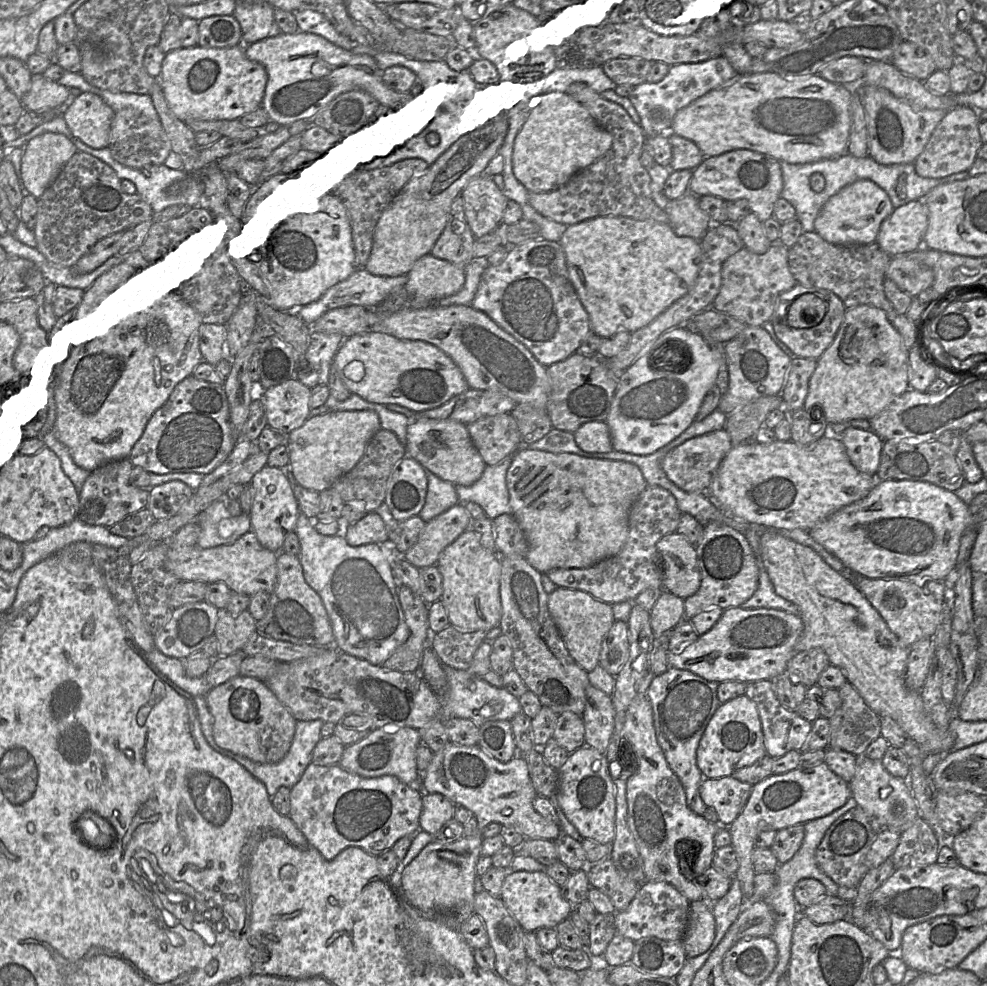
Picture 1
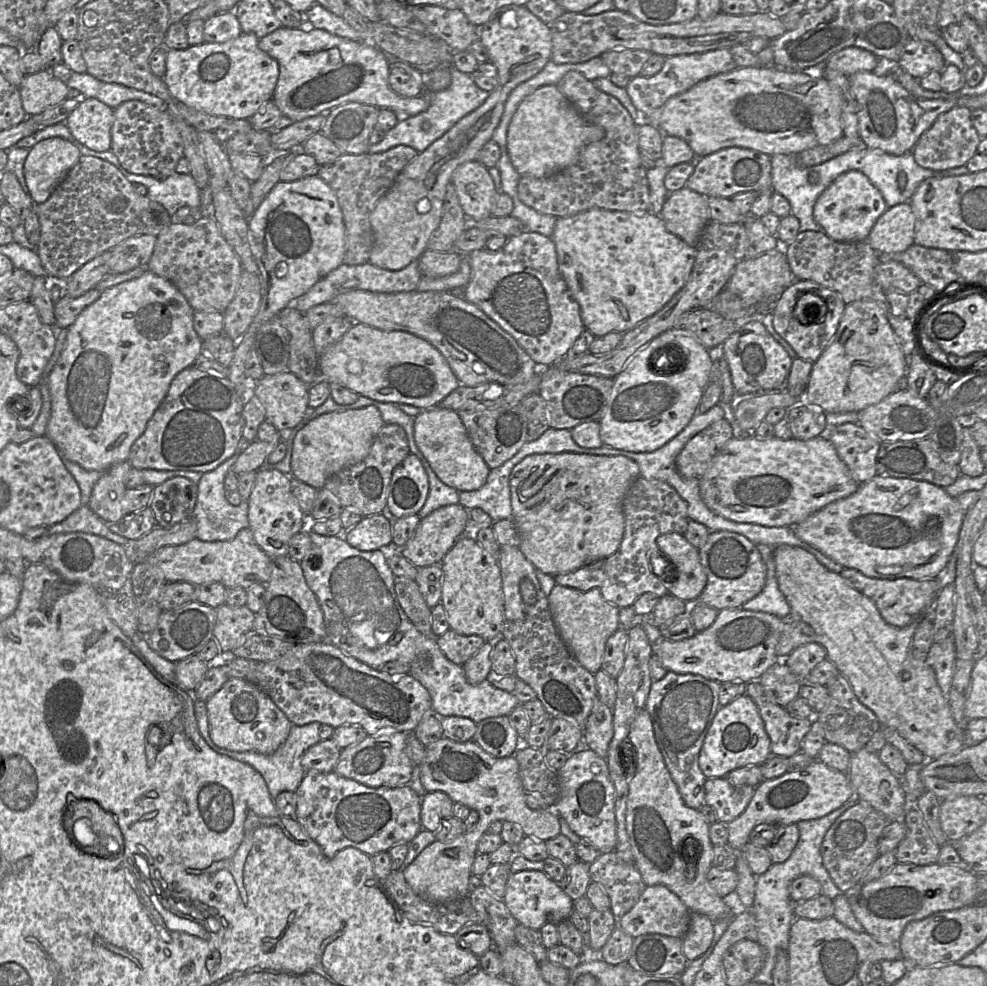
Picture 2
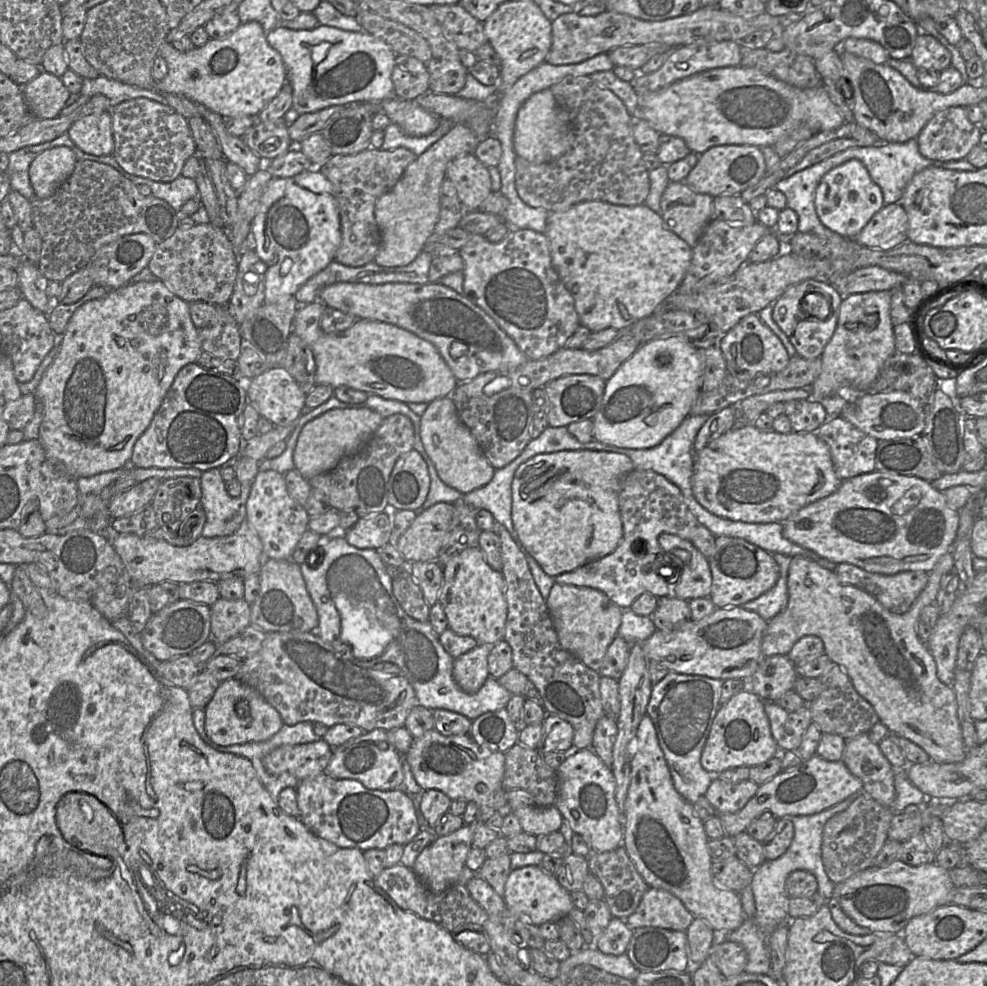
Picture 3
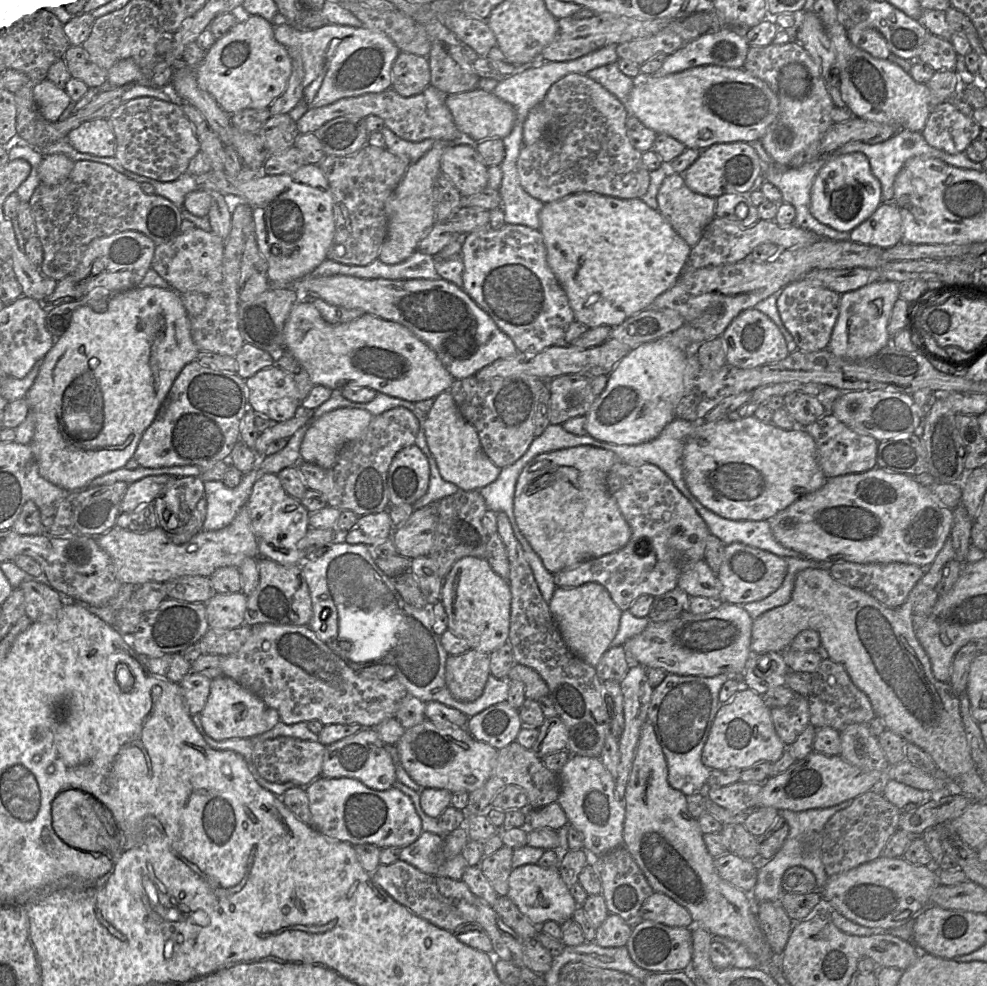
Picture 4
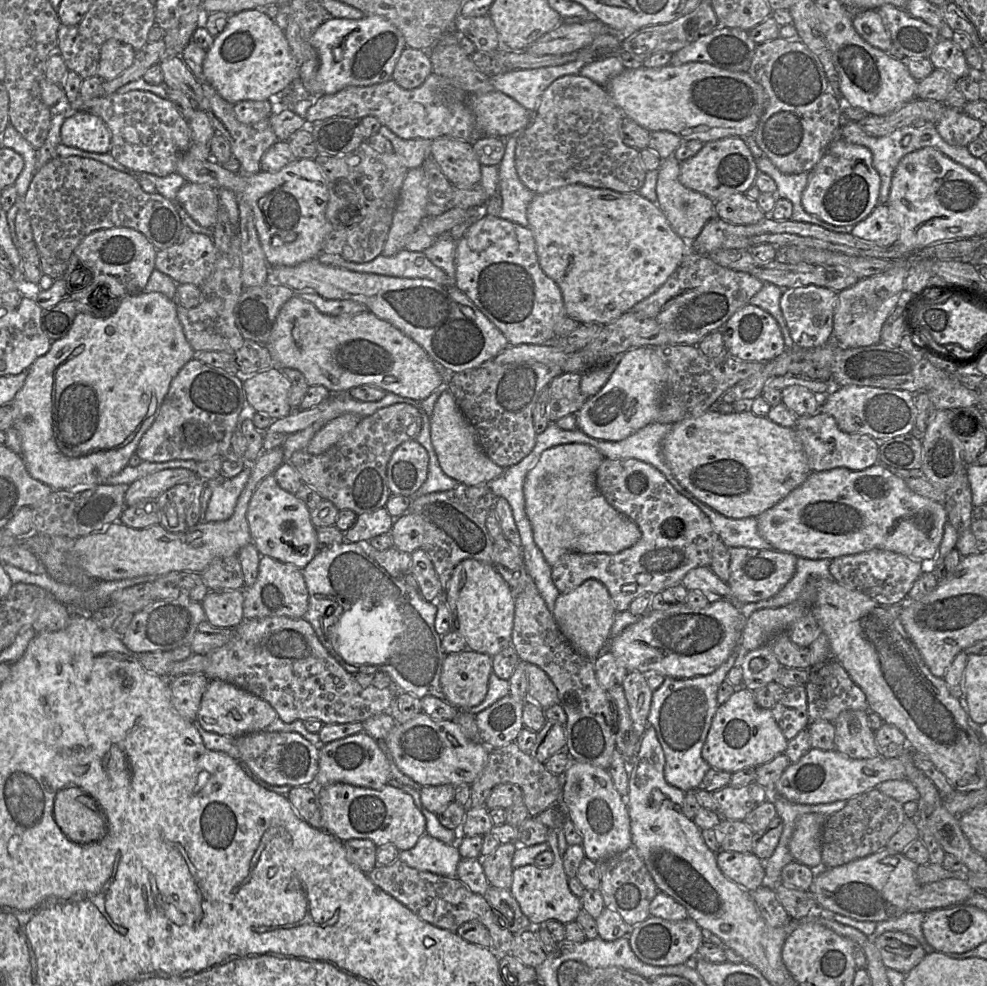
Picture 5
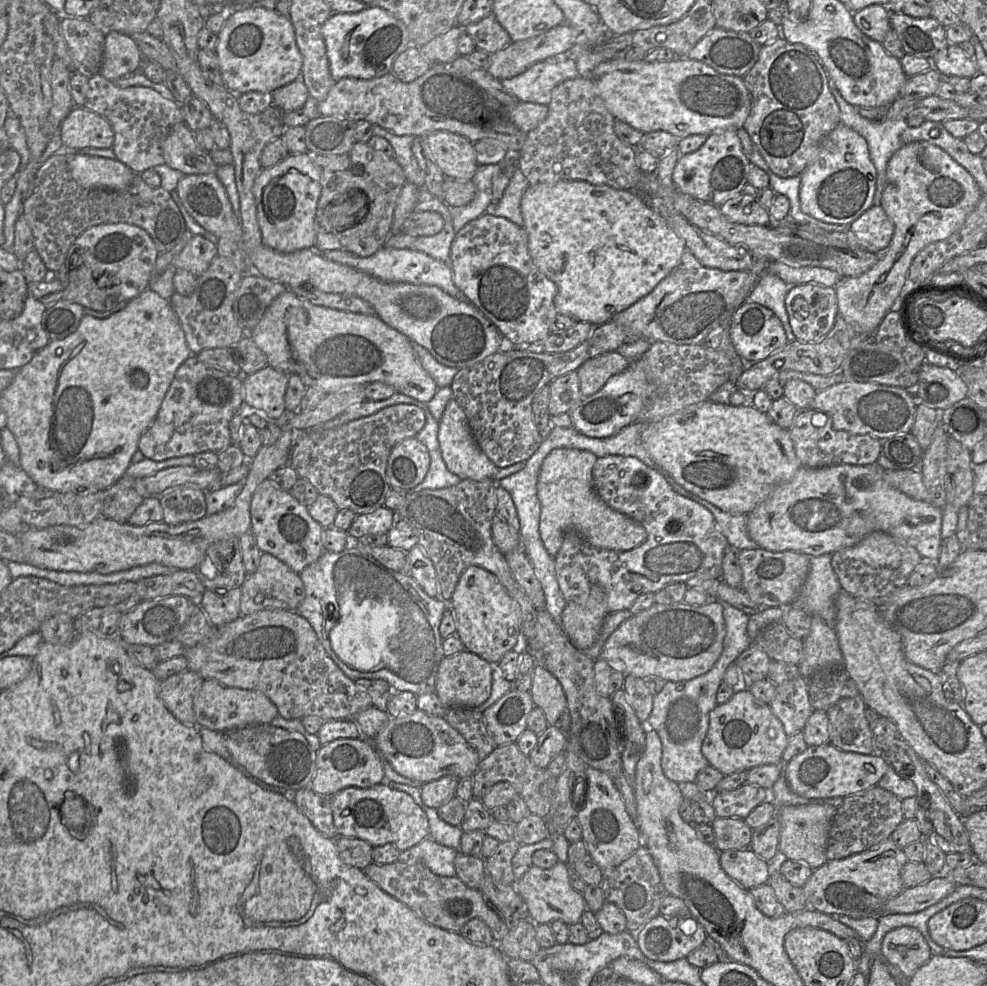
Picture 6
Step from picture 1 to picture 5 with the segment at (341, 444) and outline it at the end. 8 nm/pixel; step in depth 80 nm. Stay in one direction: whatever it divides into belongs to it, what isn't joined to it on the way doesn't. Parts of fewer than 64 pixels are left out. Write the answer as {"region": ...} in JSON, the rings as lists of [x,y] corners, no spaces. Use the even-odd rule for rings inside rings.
{"region":[[[343,414],[325,424],[311,439],[306,451],[319,455],[328,450],[346,434],[351,432],[364,417],[355,414]]]}

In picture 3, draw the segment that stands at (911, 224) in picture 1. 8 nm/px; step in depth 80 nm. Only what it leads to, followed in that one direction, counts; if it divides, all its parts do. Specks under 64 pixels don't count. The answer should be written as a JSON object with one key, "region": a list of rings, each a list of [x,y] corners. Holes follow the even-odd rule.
{"region":[[[892,203],[876,212],[853,239],[862,246],[887,251],[908,241],[907,231],[908,217],[904,208]]]}

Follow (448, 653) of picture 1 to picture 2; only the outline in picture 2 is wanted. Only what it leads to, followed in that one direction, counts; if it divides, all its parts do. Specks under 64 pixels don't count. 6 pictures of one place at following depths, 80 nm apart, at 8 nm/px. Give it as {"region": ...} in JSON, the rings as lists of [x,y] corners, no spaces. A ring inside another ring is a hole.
{"region":[[[452,629],[437,637],[437,644],[444,655],[453,663],[463,665],[484,644],[484,640],[476,635],[463,636]]]}

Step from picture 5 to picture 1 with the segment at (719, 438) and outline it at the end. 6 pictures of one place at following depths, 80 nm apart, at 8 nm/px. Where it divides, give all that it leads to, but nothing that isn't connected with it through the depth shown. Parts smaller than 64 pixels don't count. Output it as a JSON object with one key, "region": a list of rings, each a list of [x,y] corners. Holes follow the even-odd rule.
{"region":[[[823,436],[808,445],[792,440],[775,440],[770,444],[754,440],[732,446],[716,470],[707,494],[726,514],[751,527],[809,531],[842,507],[867,496],[876,483],[876,476],[864,474],[854,467],[839,439]]]}

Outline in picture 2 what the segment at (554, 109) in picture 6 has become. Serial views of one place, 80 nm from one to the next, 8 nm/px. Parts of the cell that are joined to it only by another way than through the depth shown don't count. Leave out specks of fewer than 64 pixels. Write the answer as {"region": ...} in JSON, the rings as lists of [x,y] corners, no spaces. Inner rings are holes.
{"region":[[[568,72],[556,86],[587,122],[604,129],[605,137],[600,141],[586,145],[581,150],[575,163],[556,174],[544,178],[520,176],[517,191],[521,202],[537,212],[556,218],[574,216],[593,208],[636,213],[651,211],[647,170],[640,160],[637,124],[628,110],[618,99],[595,88],[592,81],[579,72]]]}

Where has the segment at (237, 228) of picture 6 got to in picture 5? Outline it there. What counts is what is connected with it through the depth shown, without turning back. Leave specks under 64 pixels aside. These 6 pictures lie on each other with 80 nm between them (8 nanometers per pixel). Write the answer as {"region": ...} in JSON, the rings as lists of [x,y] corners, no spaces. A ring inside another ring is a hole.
{"region":[[[186,182],[178,191],[177,199],[197,223],[213,229],[220,208],[217,190],[205,184]]]}

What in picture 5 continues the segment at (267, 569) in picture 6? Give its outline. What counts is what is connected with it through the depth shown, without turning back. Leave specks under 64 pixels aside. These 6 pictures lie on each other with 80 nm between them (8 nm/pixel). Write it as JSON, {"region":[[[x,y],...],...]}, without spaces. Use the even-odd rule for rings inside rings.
{"region":[[[261,556],[257,579],[252,586],[243,587],[243,593],[243,617],[245,620],[280,616],[299,619],[303,618],[308,610],[309,593],[302,570],[269,556]]]}

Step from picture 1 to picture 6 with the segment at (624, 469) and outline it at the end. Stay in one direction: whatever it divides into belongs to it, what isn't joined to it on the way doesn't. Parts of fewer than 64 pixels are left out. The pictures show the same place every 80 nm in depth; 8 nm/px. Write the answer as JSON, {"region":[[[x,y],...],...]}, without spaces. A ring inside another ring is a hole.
{"region":[[[556,448],[543,460],[537,482],[537,496],[541,504],[539,533],[552,557],[558,553],[565,533],[571,530],[596,548],[615,551],[634,549],[647,538],[640,523],[611,508],[596,493],[592,470],[597,458],[586,450]]]}

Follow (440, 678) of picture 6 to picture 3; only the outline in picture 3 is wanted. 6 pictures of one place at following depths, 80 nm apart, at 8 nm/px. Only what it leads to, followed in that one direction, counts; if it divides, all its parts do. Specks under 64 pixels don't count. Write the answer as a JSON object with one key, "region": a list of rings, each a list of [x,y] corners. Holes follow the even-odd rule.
{"region":[[[477,645],[453,662],[453,679],[467,694],[477,693],[489,675],[488,657],[493,646]]]}

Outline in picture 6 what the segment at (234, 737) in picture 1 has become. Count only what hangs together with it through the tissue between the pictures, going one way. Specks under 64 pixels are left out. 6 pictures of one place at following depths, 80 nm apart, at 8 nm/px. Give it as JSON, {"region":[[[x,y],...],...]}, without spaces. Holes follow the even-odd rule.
{"region":[[[204,679],[195,694],[193,709],[197,726],[210,730],[225,732],[251,724],[269,724],[276,716],[278,709],[263,693],[229,687],[216,680]]]}

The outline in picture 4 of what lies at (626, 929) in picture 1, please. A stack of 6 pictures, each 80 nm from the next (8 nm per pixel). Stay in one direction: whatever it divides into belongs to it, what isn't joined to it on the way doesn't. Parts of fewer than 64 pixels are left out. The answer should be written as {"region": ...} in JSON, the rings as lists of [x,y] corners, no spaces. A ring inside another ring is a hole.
{"region":[[[654,892],[642,904],[642,920],[654,921],[670,927],[693,927],[694,921],[686,908],[665,894]]]}

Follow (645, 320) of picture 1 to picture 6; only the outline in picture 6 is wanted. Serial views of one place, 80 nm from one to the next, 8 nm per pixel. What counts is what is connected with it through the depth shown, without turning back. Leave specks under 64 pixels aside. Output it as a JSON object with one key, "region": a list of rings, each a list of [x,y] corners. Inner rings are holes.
{"region":[[[559,181],[554,184],[529,185],[521,198],[524,229],[528,235],[530,256],[536,267],[557,287],[554,305],[558,314],[575,321],[587,322],[594,327],[609,322],[616,314],[626,310],[648,295],[678,265],[686,250],[685,241],[679,237],[647,201],[635,191],[614,189],[607,185],[592,185],[585,181]]]}

